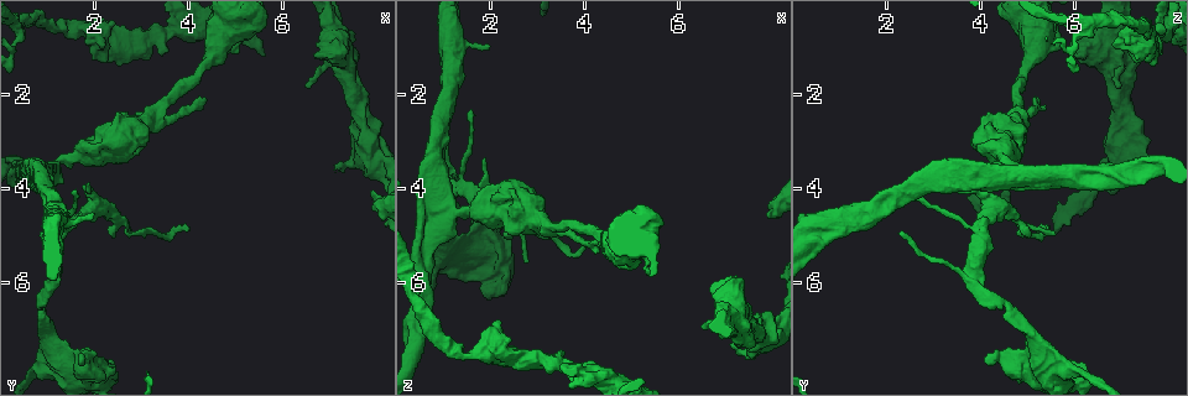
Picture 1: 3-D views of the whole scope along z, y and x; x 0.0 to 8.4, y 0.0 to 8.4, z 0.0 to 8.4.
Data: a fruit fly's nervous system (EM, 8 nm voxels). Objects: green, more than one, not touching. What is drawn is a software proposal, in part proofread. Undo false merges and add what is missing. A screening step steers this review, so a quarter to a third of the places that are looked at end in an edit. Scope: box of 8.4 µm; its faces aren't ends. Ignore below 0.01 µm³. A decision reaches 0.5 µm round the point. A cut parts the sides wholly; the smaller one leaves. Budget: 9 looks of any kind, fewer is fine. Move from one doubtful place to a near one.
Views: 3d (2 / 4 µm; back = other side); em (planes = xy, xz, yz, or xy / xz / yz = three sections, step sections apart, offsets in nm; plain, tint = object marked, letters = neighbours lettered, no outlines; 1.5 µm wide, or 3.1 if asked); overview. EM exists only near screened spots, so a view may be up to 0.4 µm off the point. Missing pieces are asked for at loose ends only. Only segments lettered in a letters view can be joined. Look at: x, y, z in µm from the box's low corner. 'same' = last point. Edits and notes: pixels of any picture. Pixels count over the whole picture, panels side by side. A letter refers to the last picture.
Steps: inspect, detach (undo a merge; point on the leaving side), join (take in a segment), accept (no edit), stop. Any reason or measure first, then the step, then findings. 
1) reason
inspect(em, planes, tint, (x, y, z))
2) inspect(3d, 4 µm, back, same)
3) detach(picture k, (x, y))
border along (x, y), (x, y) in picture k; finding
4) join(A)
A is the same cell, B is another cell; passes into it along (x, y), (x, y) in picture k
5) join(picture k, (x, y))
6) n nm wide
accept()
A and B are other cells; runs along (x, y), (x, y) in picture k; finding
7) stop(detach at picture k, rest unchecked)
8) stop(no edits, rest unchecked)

thin end
inspect(3d, 2 µm, back, (4.30, 2.10, 5.25))

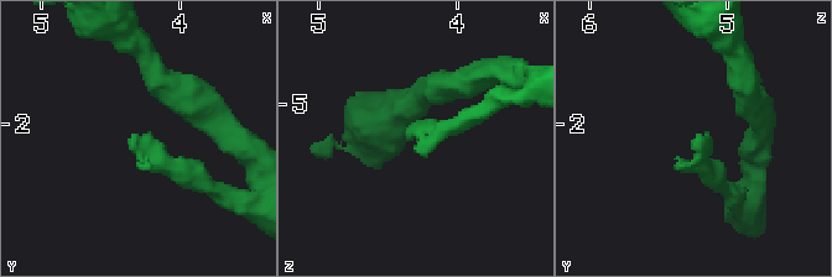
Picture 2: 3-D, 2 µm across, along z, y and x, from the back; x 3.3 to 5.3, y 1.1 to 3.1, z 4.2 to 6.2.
now the EM
inspect(em, yz, step 8, letters, (4.36, 2.08, 5.20))

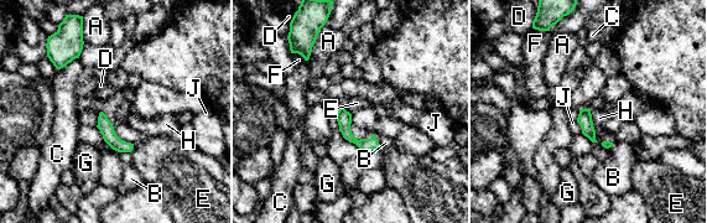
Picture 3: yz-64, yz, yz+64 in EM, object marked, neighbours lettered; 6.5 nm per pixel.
cut it another way
inspect(em, planes, letters, same)

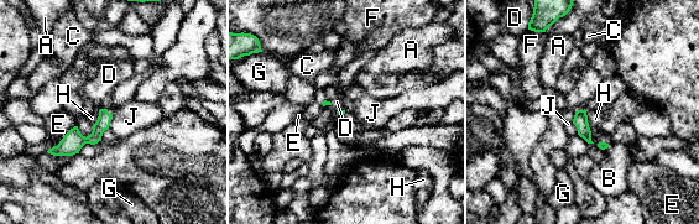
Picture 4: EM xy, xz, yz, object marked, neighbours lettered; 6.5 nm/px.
accept()
A, B, C, D, E, F, G, H and J are other cells; border along (113, 114), (108, 128) in picture 4; no lettered segment goes on from it

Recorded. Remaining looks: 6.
branch stops here
inspect(em, planes, tint, (4.00, 4.95, 5.25))

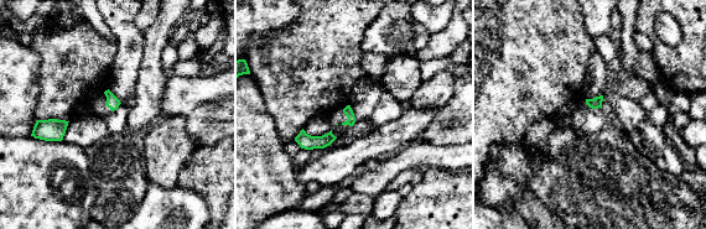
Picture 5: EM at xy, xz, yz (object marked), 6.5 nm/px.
what lies round it
inspect(em, planes, letters, same)

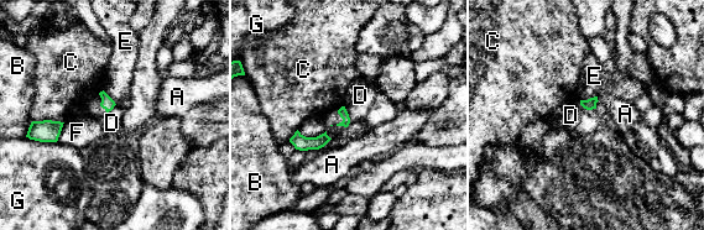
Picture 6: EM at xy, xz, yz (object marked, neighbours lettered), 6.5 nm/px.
C touches over 200 nm
accept()
A, B, C, D, E, F and G are other cells; border along (344, 105), (349, 118), (347, 127) in picture 6; no lettered segment goes on from it

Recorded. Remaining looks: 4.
a fork
inspect(3d, 2 µm, (1.15, 5.90, 3.80))

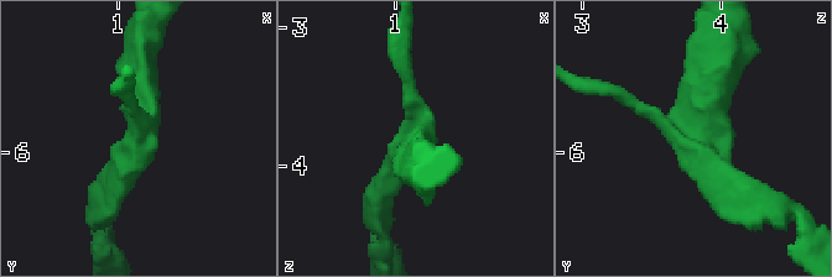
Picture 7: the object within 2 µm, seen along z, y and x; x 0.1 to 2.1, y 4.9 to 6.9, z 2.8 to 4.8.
3 arms; shape alone is not enough
inspect(em, xy, step 4, letters, (1.16, 5.90, 3.80))

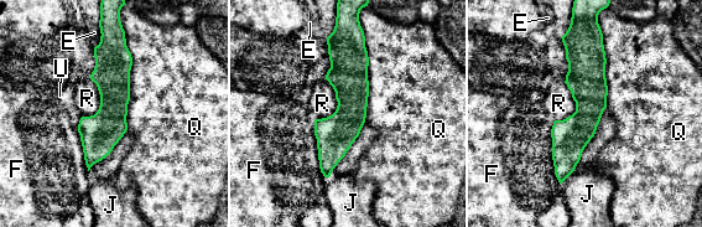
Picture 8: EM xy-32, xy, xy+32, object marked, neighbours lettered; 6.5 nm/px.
220 nm wide
accept()
E, F, J, Q, R and U are other cells; runs along (582, 39), (584, 120), (561, 178) in picture 8; all the same cell

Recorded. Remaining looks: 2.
stop(no edits, rest unchecked)

